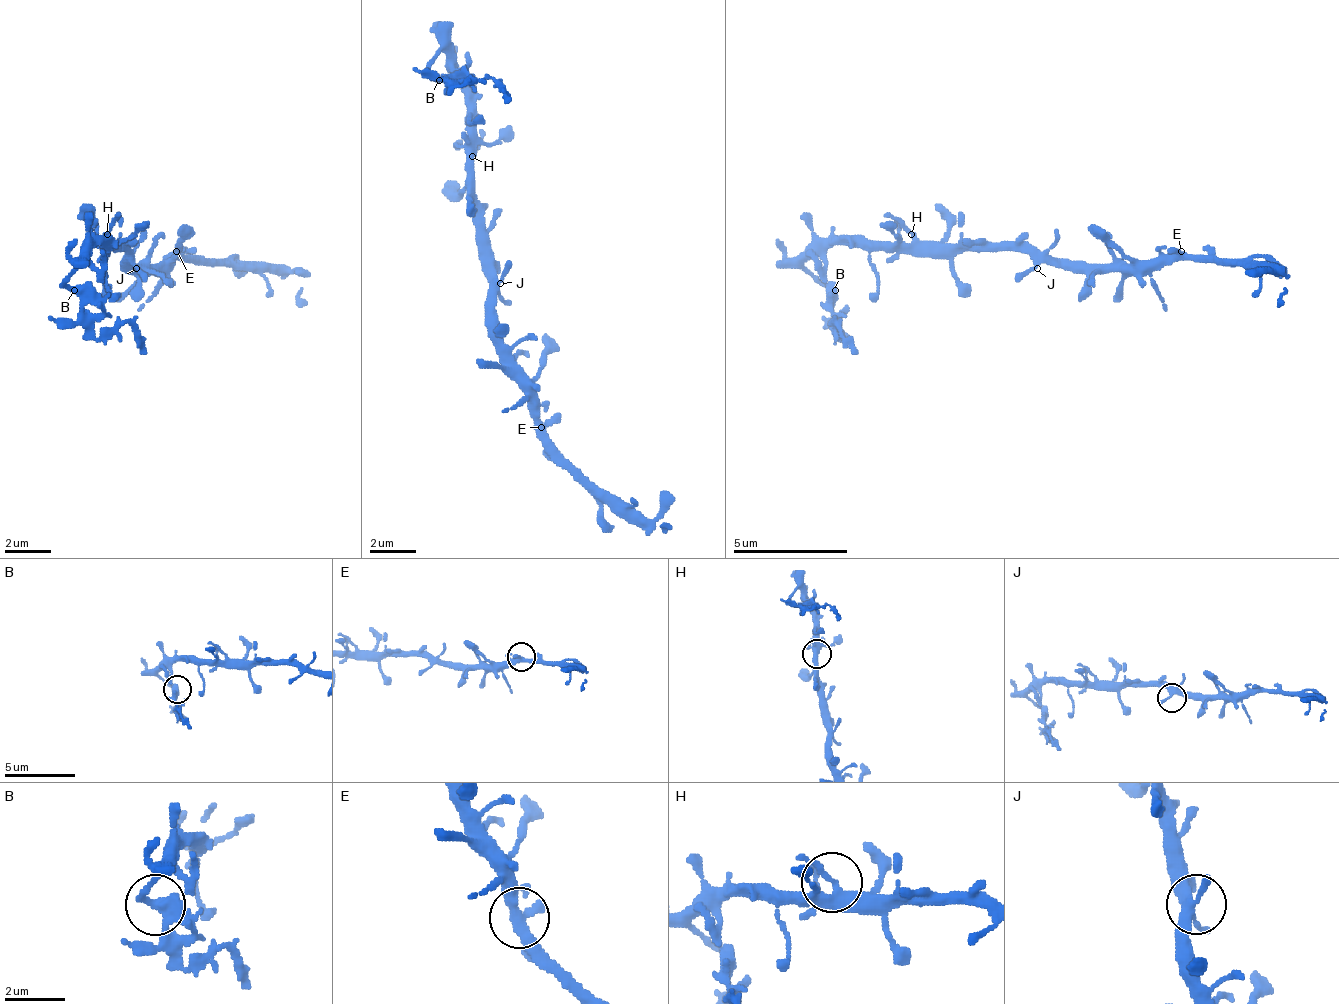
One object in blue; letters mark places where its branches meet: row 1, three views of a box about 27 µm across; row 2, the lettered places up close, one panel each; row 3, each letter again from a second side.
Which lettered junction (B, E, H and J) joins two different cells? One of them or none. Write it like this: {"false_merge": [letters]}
{"false_merge": ["B"]}

